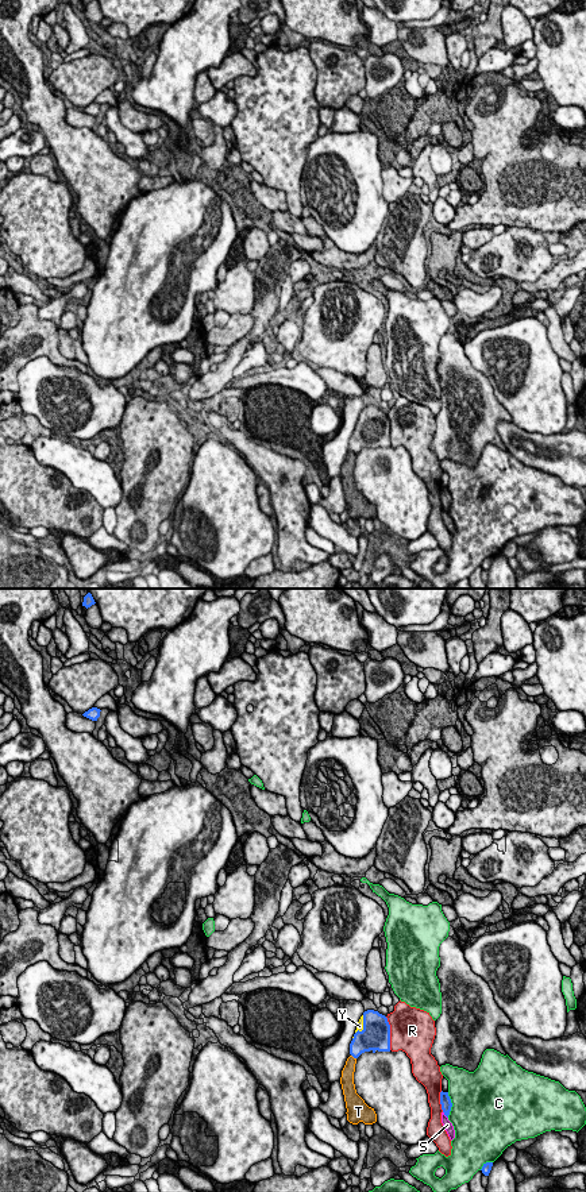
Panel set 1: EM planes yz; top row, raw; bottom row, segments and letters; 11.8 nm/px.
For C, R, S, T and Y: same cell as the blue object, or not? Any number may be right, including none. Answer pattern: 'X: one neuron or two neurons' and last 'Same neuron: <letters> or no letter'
C: two neurons
R: two neurons
S: two neurons
T: two neurons
Y: one neuron
Same neuron: Y

